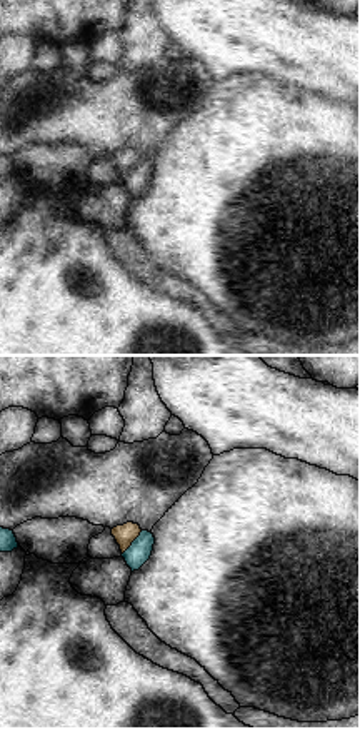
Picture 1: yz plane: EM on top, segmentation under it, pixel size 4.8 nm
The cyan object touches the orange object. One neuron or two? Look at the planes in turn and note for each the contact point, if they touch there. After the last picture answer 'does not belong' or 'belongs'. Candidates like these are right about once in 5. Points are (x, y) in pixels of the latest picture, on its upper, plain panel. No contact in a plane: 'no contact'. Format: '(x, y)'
(132, 169)

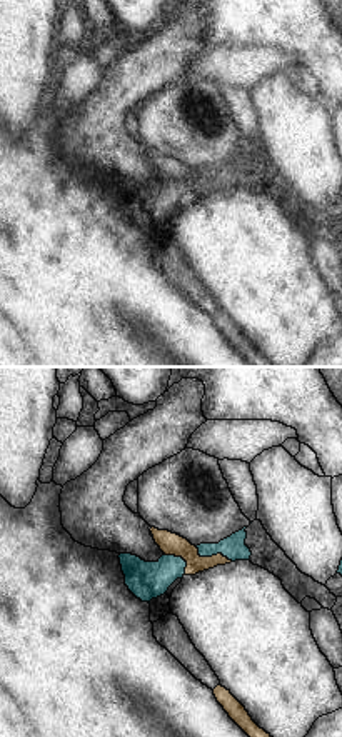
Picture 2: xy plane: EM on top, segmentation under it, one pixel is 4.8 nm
(212, 180)

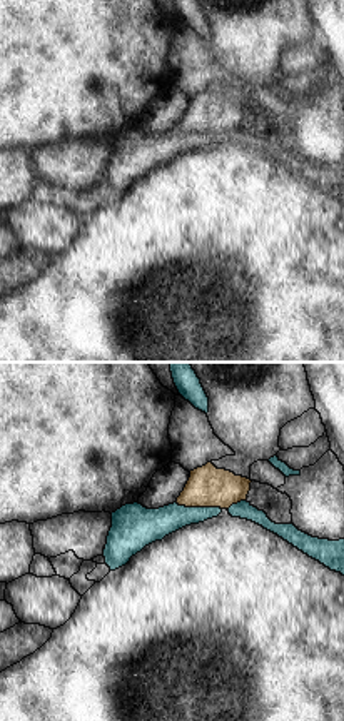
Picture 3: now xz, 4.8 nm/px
(199, 134)

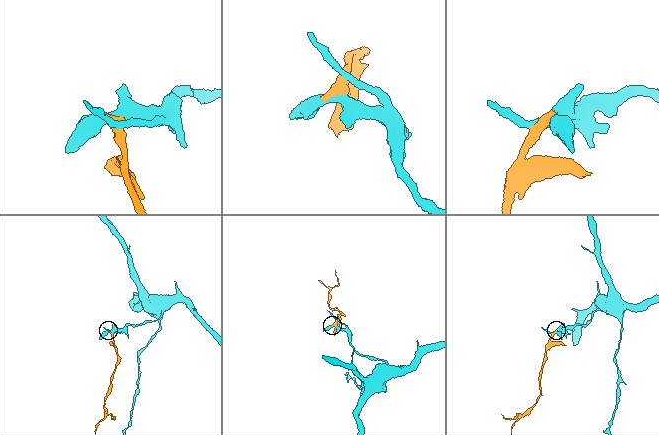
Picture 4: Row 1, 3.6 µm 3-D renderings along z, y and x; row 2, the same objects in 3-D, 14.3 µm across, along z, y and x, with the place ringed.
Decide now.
does not belong

